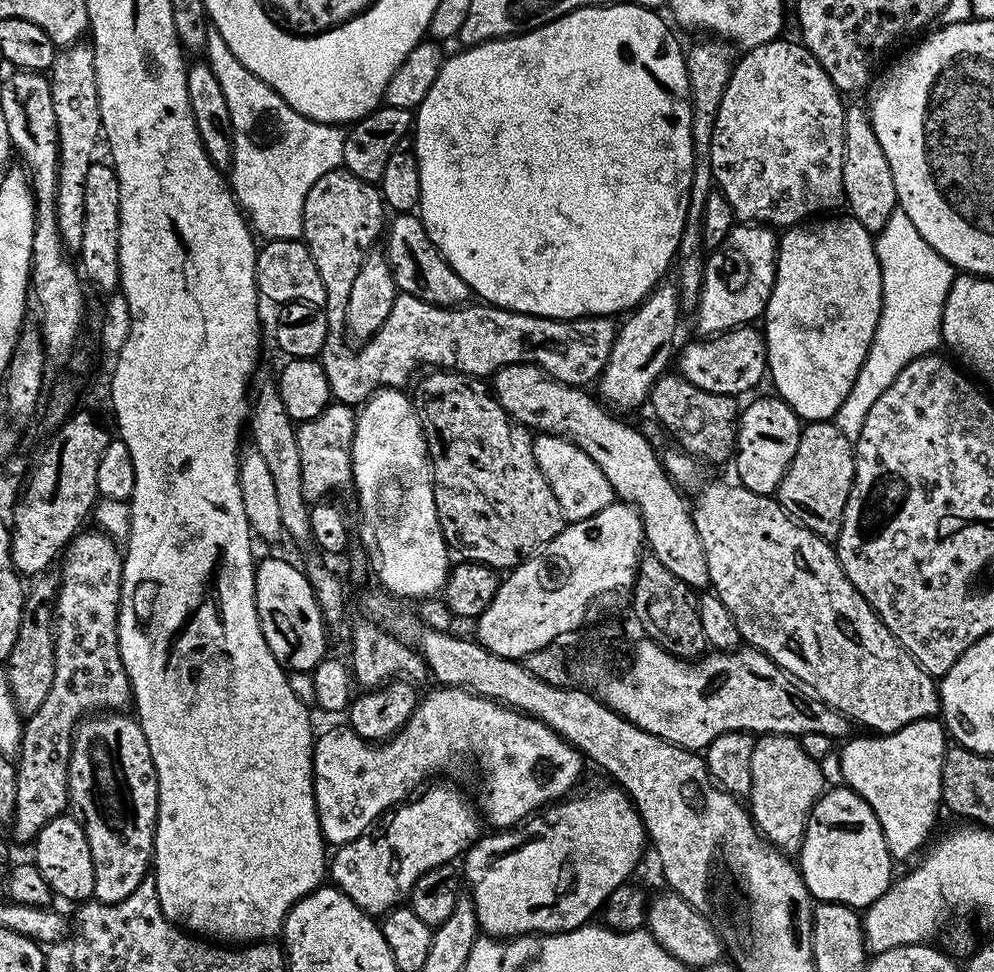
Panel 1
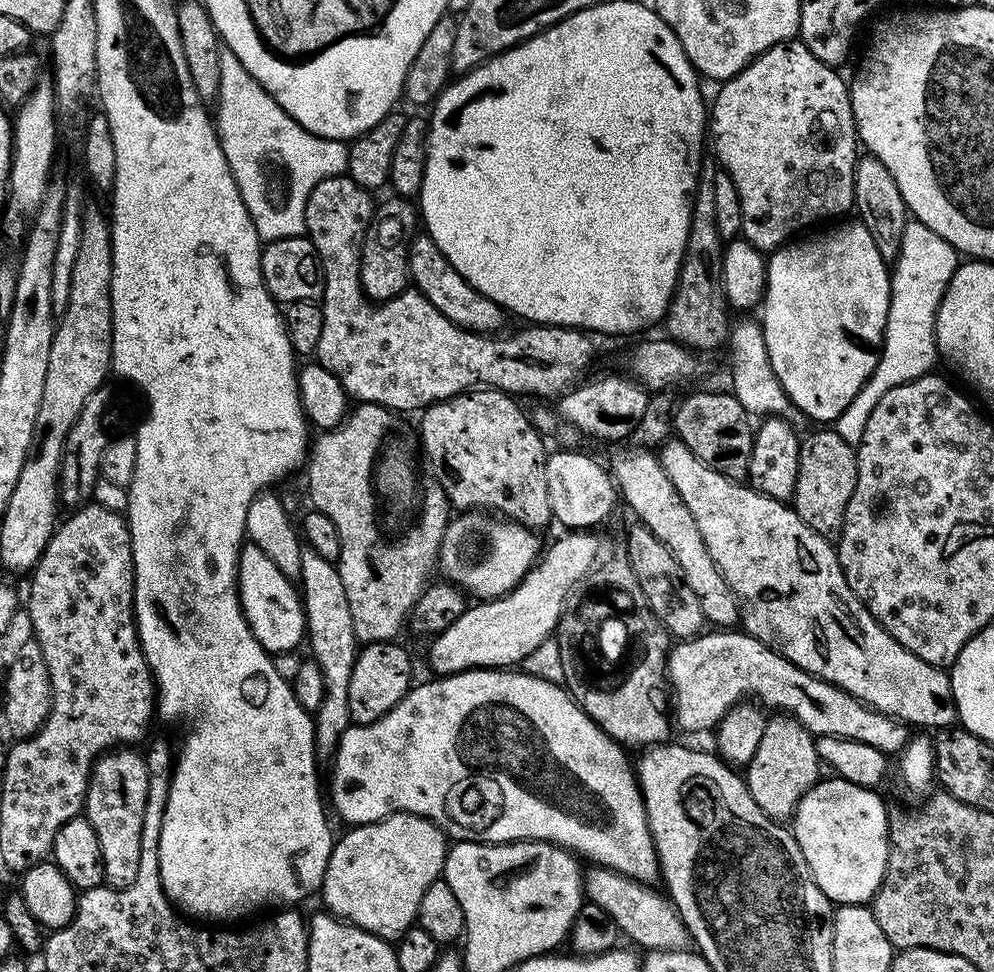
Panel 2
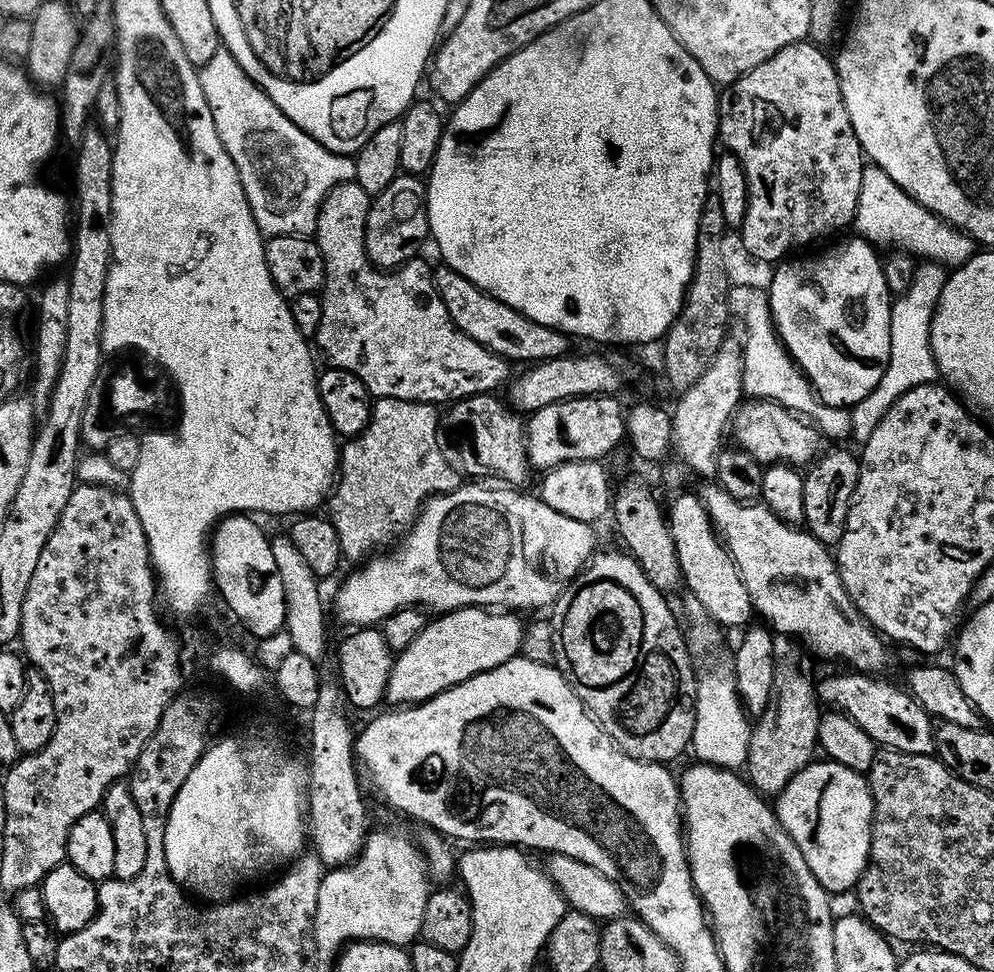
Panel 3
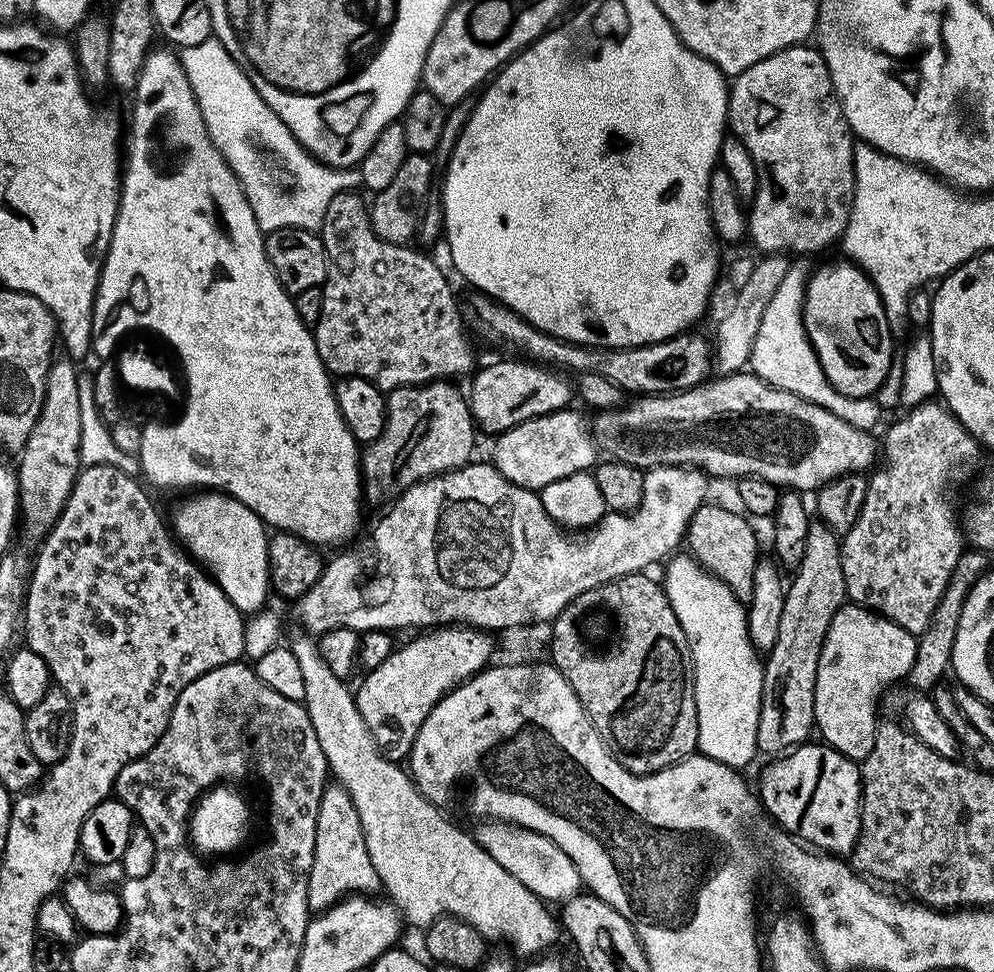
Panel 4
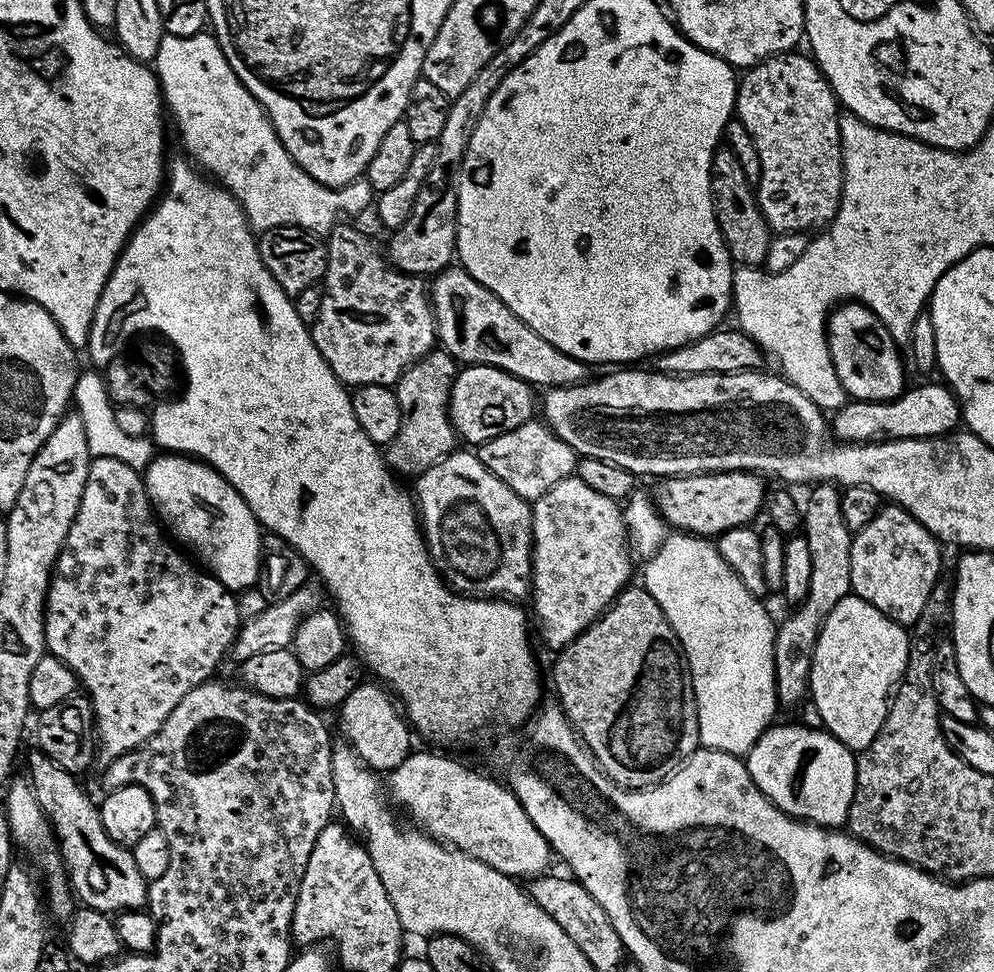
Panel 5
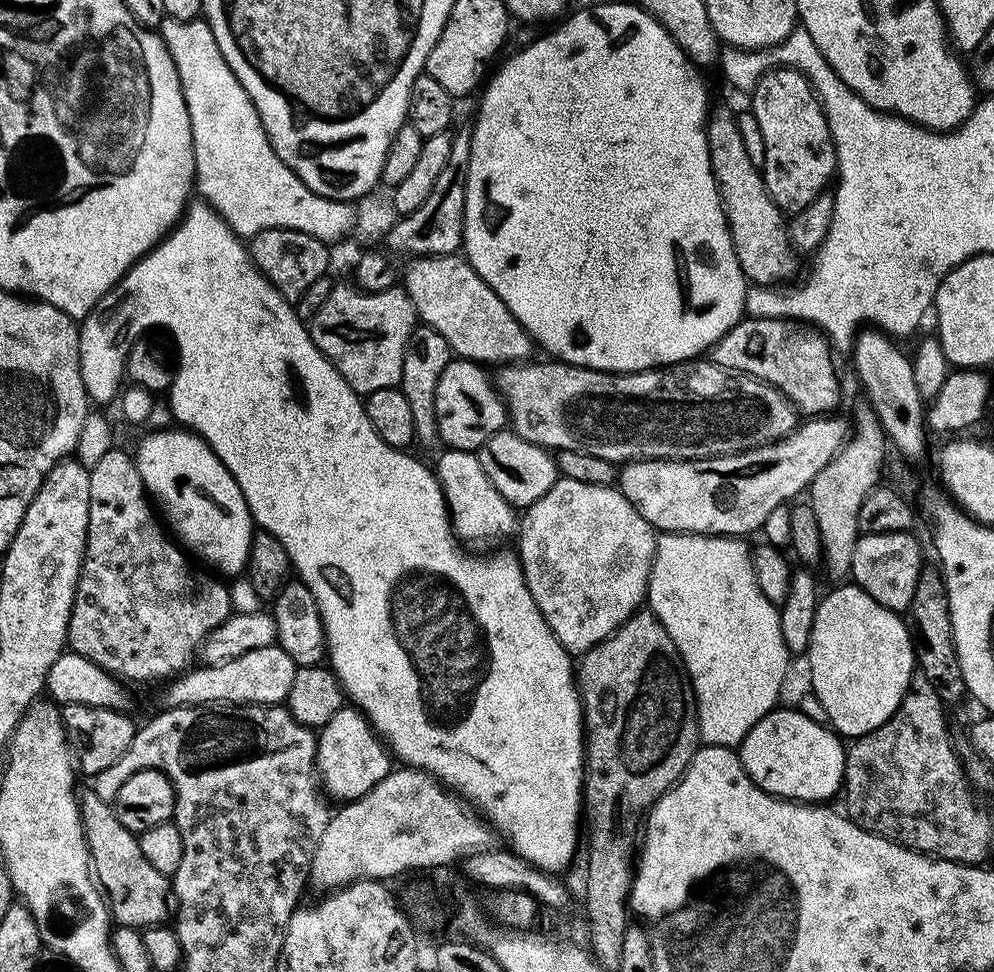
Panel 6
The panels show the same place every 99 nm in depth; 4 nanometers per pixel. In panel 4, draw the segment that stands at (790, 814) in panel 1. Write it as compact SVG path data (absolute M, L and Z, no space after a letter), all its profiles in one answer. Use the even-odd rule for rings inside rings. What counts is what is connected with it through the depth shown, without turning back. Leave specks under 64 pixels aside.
M813 522L806 534L806 554L795 569L796 576L787 585L784 609L778 625L778 642L763 661L764 685L762 706L758 718L757 749L768 758L779 758L800 747L813 735L814 686L818 678L818 658L830 622L836 611L846 602L846 578L842 574L840 546L842 540L826 525Z

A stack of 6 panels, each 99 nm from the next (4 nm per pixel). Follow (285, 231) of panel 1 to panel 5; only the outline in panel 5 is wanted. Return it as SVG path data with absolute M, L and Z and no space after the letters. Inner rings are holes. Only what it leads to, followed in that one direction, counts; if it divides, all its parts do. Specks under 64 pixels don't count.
M205 30L193 36L165 34L160 39L156 51L154 73L159 80L163 103L176 119L180 140L184 143L185 150L189 152L187 155L196 156L195 163L219 187L232 193L244 214L244 219L253 229L267 230L291 226L305 228L306 231L317 234L328 234L343 217L340 216L343 212L348 216L360 216L367 208L369 211L373 207L374 193L366 178L358 179L344 188L328 188L325 184L310 178L292 161L268 121L268 113L252 97L251 90L234 74L230 62L220 49L220 43L216 41L211 31Z

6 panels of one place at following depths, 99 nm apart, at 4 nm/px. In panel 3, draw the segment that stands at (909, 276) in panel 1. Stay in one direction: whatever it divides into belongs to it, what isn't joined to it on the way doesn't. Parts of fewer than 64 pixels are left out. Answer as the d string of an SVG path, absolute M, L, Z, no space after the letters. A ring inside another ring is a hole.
M931 262L917 263L913 281L908 284L905 292L899 293L893 299L890 314L890 362L887 363L887 368L872 393L850 408L852 413L850 436L852 440L857 440L857 445L862 446L867 442L874 426L878 426L882 414L902 393L914 386L933 383L937 379L938 369L932 352L932 319L945 279L945 265Z

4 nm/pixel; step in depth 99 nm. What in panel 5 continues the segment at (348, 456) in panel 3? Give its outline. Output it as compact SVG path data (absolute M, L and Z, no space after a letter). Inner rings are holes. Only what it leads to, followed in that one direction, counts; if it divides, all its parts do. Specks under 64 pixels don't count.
M433 350L415 360L396 381L394 391L402 410L402 426L386 448L388 467L393 473L405 472L409 478L415 477L437 464L457 447L456 429L448 417L450 390L457 371L458 362L451 354L443 350Z

